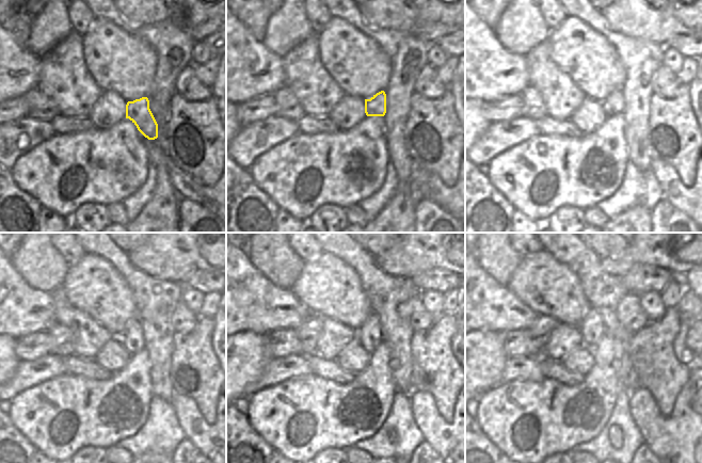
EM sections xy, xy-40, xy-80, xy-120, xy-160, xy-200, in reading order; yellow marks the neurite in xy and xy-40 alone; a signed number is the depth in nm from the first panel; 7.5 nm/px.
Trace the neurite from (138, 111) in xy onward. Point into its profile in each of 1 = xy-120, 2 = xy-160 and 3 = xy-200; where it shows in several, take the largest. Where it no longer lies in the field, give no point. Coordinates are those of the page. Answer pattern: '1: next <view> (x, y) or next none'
1: next xy-120 (132, 339)
2: next xy-160 (369, 334)
3: next xy-200 (592, 328)

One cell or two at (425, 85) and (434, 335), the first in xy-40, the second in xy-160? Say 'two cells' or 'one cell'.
two cells

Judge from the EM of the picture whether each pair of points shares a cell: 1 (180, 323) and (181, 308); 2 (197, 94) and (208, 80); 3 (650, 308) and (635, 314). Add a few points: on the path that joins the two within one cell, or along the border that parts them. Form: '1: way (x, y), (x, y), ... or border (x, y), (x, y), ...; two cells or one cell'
1: way (181, 320), (181, 312); one cell
2: border (192, 66), (195, 75), (210, 89); two cells
3: border (641, 296), (641, 307), (648, 317); two cells

